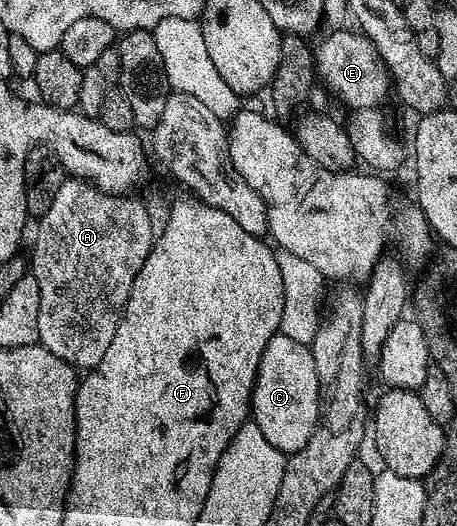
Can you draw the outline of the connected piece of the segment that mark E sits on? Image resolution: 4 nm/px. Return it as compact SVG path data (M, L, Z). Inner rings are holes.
M357 29L334 30L319 46L313 47L316 78L335 99L350 106L351 111L372 109L389 95L392 79L389 70L382 63L377 50L365 34Z

